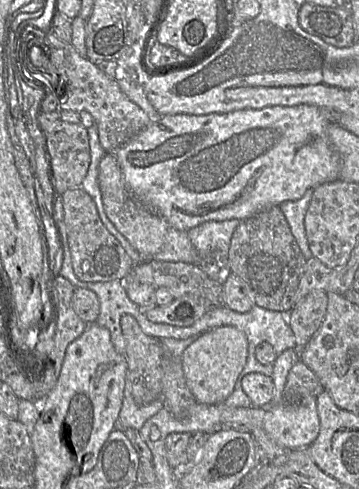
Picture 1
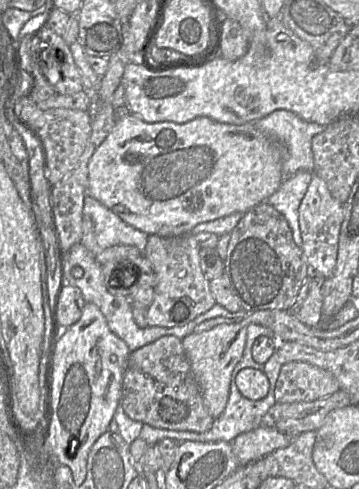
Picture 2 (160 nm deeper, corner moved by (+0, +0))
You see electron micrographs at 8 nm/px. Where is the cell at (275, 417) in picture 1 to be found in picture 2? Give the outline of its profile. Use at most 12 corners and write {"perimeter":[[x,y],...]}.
{"perimeter":[[260,426],[231,447],[239,465],[288,447],[293,437]]}

